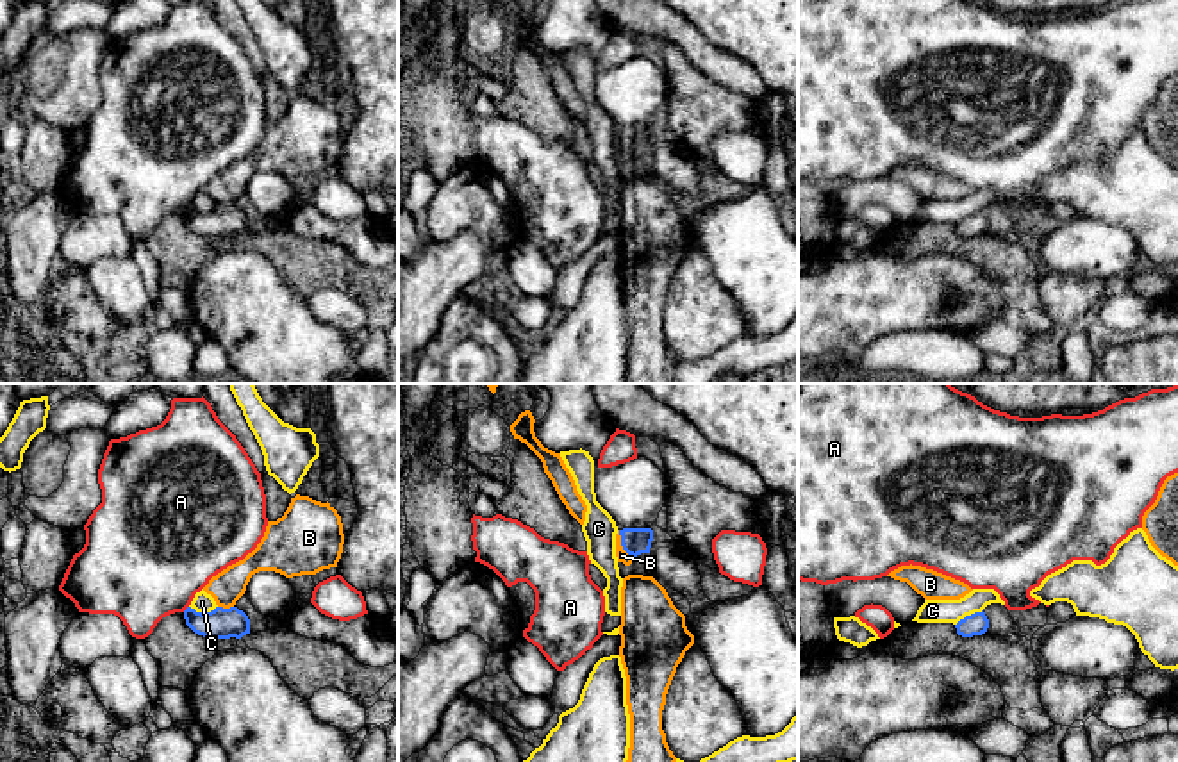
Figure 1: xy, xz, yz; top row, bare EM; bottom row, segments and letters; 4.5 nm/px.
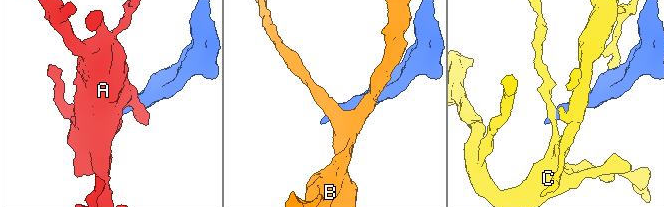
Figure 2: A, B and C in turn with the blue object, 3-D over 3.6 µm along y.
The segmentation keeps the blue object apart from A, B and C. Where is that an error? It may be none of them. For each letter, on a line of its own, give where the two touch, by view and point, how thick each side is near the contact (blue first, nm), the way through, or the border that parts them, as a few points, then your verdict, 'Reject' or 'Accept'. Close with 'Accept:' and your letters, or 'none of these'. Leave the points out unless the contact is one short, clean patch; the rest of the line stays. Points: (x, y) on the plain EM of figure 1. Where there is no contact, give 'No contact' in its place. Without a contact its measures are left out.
A: Touches blue at xy (186, 209). Thickness 140 nm (blue) against 460 nm. Boundary: xy (188, 206), (182, 211). Reject
B: Touches blue at xz (622, 145). Thickness 120 nm (blue) against 50 nm. Boundary: xz (618, 131), (622, 147), (634, 157). Reject
C: Touches blue at xy (206, 213). Thickness 140 nm (blue) against 90 nm. Boundary: xy (190, 206), (202, 213), (216, 207). Reject
Accept: none of these

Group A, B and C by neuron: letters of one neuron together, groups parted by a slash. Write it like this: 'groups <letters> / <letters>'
groups A / B / C

